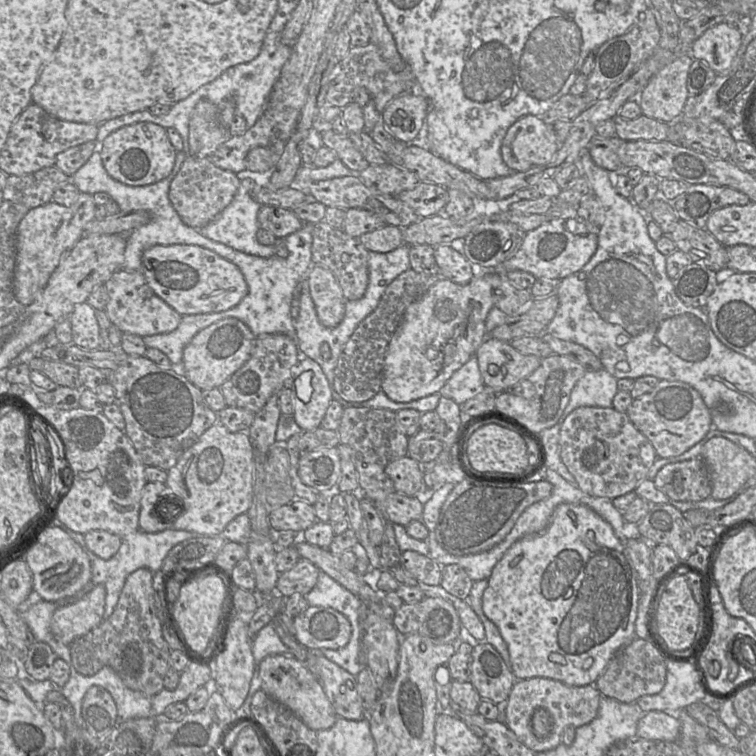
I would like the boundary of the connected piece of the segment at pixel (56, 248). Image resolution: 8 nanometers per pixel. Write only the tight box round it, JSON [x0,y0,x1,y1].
[13,192,95,306]

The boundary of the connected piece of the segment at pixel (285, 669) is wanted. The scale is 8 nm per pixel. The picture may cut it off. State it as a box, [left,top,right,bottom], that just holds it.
[259,654,337,731]

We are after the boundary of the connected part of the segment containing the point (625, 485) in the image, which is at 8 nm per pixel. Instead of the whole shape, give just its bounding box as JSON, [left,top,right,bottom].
[560,407,656,499]

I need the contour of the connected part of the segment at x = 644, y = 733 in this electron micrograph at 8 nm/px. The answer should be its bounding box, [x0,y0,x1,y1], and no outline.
[637,711,681,742]

